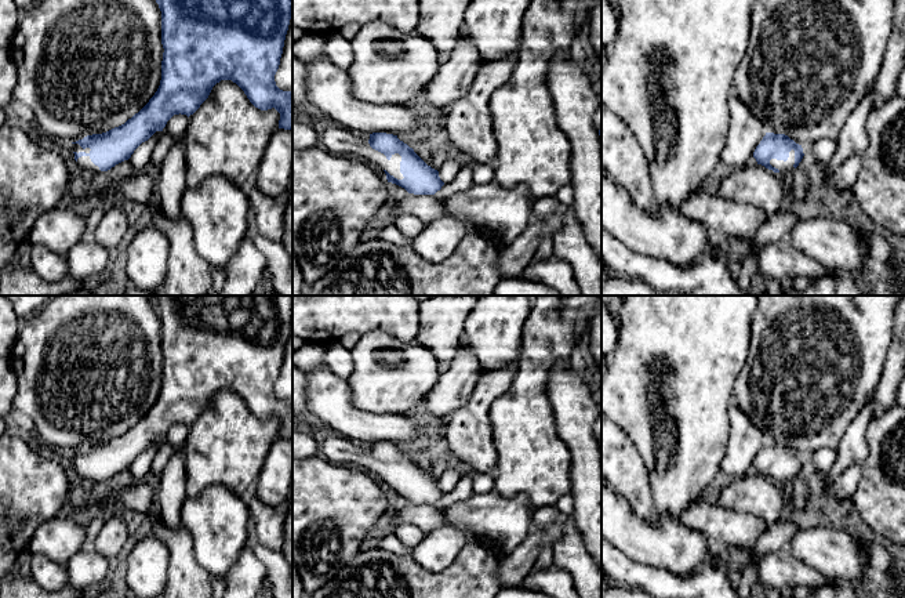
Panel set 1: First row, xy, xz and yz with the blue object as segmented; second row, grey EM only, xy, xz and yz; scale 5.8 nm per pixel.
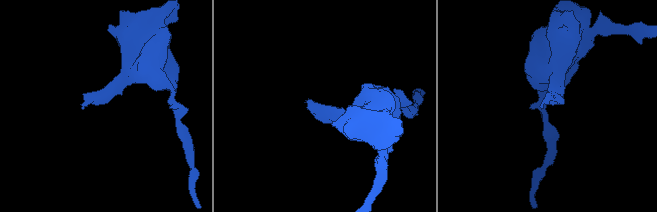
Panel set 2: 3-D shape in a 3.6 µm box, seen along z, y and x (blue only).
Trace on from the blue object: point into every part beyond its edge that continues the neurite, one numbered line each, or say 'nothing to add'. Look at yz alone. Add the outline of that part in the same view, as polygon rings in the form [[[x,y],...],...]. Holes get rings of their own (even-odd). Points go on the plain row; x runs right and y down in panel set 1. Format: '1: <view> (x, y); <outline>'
1: yz (782, 475); [[[792,459],[789,461],[789,467],[786,471],[784,470],[777,470],[777,468],[771,468],[770,474],[775,478],[779,479],[779,482],[792,482],[795,479],[793,474],[795,474],[795,460]]]

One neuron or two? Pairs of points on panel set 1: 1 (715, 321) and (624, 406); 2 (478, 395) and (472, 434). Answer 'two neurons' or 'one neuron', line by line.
1: one neuron
2: one neuron

